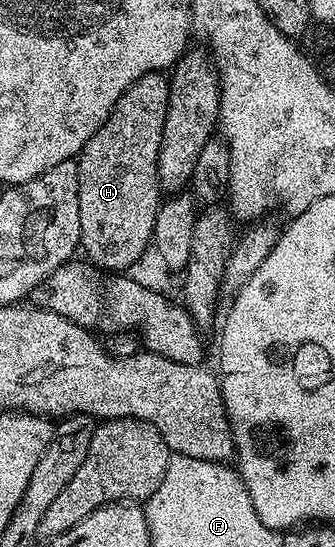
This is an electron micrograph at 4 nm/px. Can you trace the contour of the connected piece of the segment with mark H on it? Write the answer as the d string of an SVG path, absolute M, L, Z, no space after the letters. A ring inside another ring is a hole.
M149 72L116 102L112 114L88 138L78 153L80 186L80 245L85 259L95 269L107 268L110 274L130 270L151 247L154 223L160 203L158 155L170 82L162 72Z

